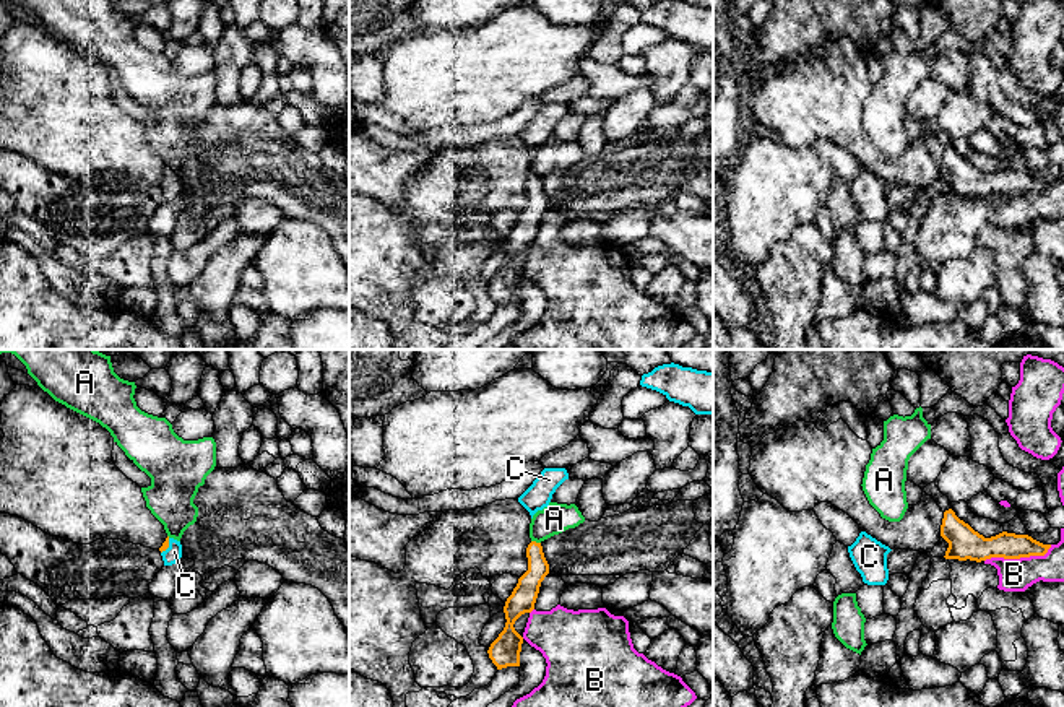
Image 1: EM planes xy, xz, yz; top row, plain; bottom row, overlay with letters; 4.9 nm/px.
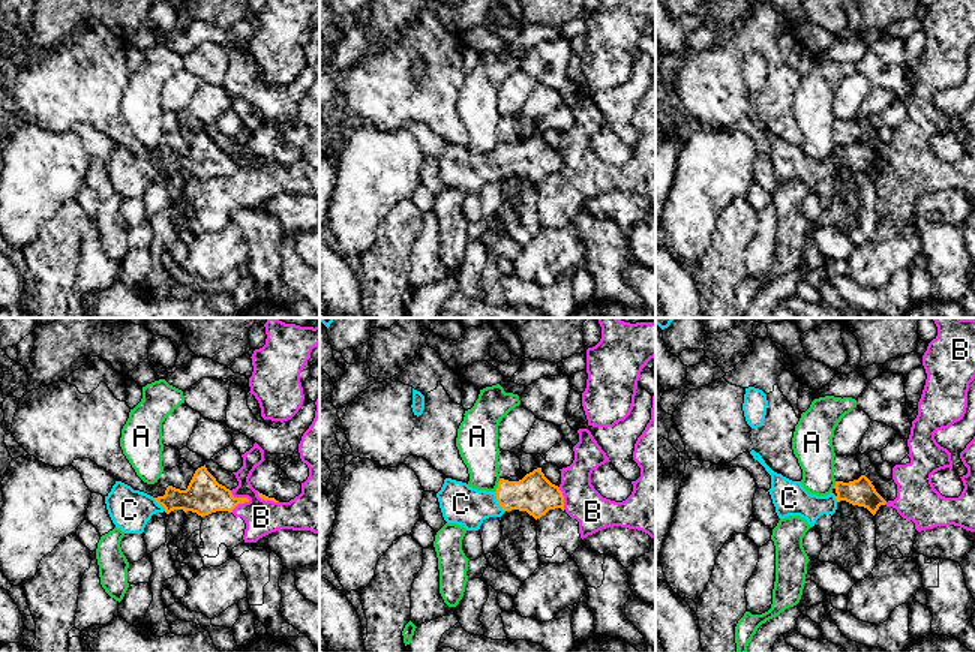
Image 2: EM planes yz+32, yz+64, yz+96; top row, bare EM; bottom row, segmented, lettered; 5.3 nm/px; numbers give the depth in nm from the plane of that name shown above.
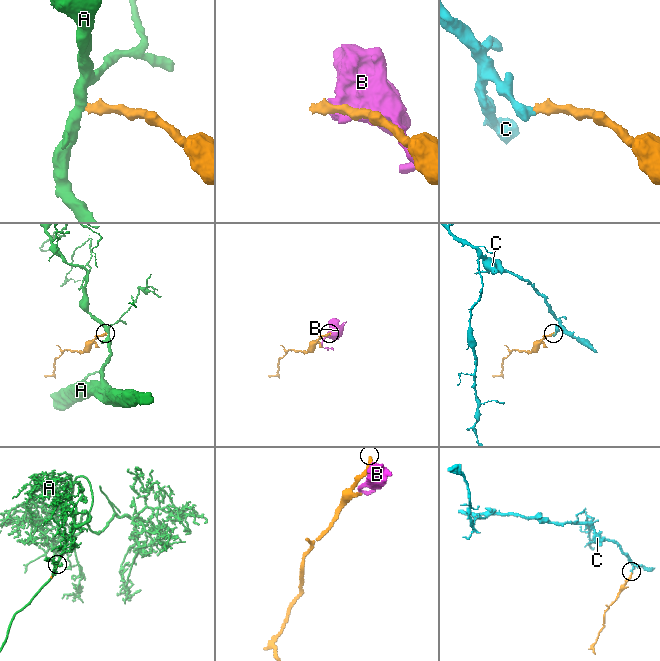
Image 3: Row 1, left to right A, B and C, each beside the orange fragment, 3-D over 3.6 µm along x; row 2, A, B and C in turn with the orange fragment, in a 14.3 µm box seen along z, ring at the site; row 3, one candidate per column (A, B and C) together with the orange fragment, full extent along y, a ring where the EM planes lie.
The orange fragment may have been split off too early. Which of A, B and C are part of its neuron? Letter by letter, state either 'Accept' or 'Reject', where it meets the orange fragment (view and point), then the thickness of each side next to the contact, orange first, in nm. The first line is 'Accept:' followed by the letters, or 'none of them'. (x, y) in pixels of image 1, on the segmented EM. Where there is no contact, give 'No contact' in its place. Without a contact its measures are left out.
Accept: C
A: Reject. Touches orange at xz (535, 542). Thickness 120 nm (orange) against 150 nm
B: Reject. Touches orange at yz (1019, 558). Thickness 140 nm (orange) against 160 nm
C: Accept. Touches orange at xy (168, 546). Thickness 40 nm (orange) against 80 nm

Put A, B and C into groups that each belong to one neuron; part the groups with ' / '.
A / B / C

